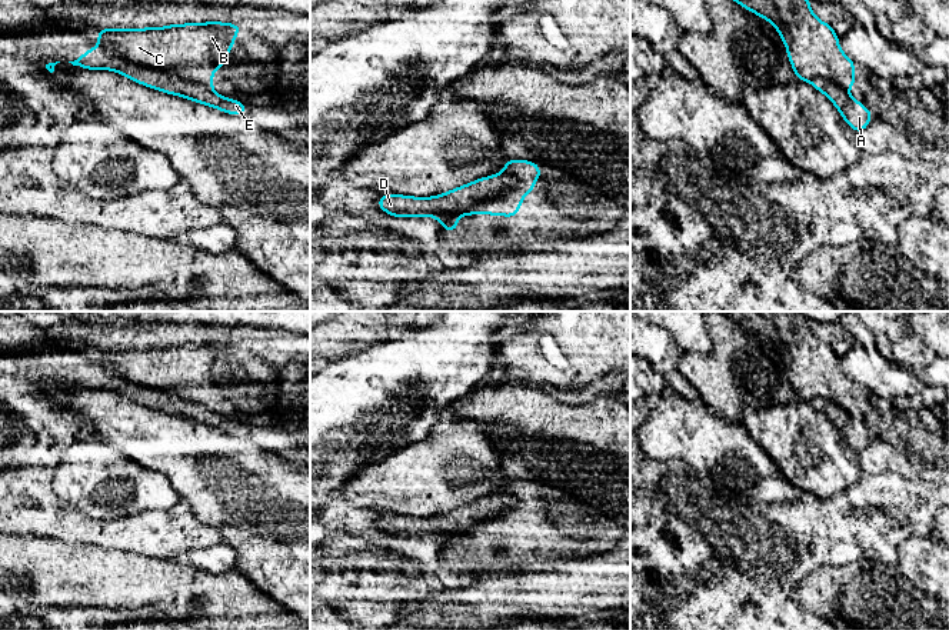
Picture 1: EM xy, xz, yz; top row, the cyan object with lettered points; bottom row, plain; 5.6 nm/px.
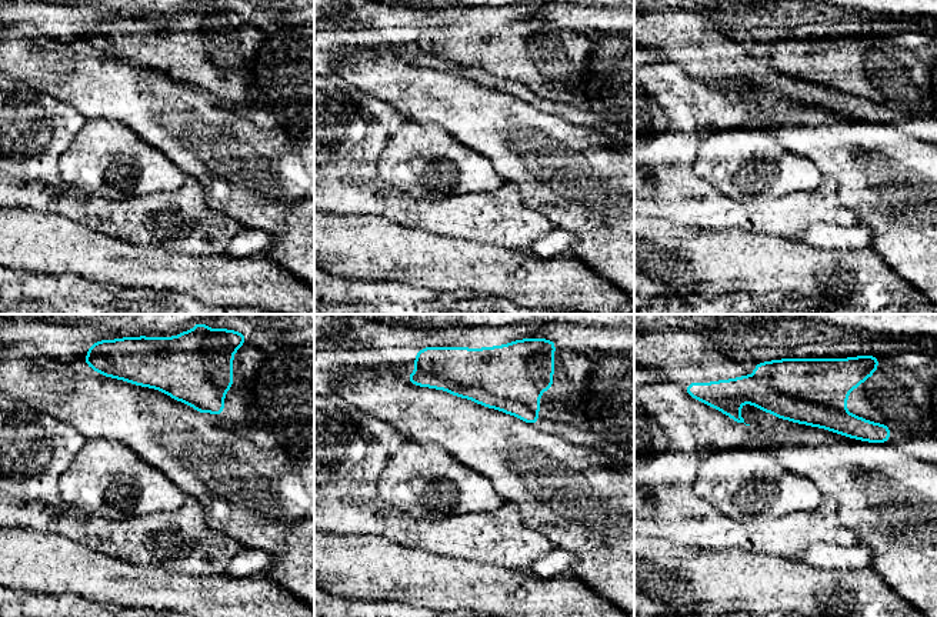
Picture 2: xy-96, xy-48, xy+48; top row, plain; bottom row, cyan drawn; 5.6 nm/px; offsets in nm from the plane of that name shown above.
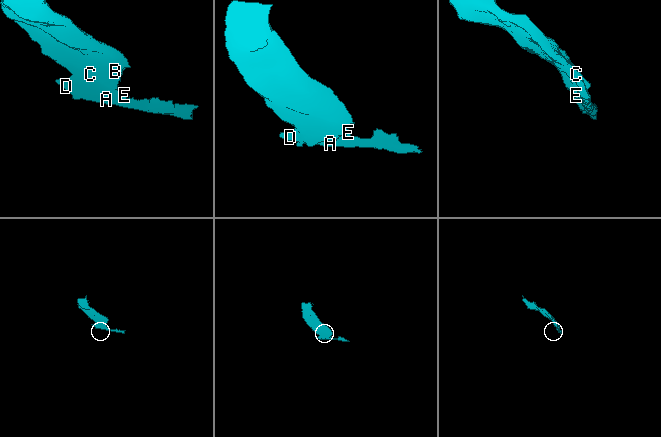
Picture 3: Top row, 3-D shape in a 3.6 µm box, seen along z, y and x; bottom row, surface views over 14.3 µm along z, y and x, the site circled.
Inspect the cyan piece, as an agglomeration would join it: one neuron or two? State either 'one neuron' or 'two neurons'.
two neurons

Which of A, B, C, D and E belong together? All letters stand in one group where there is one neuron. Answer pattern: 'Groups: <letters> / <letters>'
Groups: A D E / B C

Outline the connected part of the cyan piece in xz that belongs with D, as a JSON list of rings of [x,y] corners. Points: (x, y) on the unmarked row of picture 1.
[[[497,493],[424,519],[384,513],[377,520],[377,526],[393,537],[429,536],[440,540],[447,536],[467,534],[477,523],[497,517],[516,503],[517,500],[513,496]]]

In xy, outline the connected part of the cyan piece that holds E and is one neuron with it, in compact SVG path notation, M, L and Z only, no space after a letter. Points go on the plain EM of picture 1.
M101 366L91 367L77 380L69 383L81 389L111 390L139 404L219 429L227 434L244 436L246 433L246 423L227 419L199 403L186 401L167 391L136 386Z

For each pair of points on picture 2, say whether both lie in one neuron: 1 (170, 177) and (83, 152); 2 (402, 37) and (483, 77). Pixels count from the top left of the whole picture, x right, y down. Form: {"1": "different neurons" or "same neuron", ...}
{"1": "same neuron", "2": "same neuron"}

